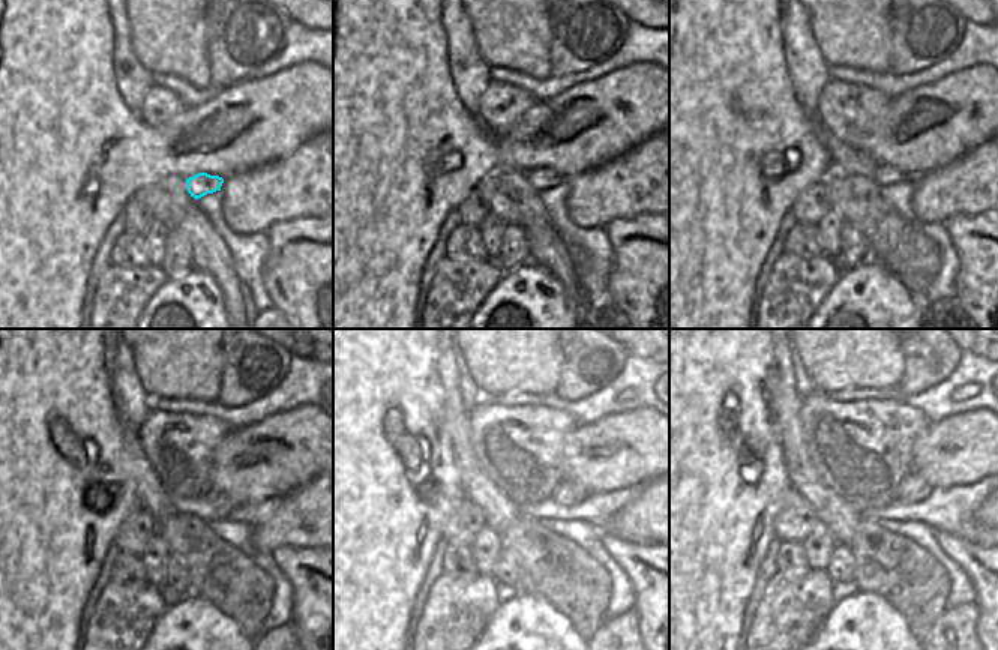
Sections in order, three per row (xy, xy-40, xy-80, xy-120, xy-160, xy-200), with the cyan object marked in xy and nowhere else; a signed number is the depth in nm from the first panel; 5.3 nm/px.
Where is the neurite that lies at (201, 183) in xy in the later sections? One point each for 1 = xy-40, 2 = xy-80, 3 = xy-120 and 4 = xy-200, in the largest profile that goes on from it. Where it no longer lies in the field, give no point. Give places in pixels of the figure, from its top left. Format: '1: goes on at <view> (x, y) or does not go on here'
1: goes on at xy-40 (541, 179)
2: goes on at xy-80 (884, 174)
3: goes on at xy-120 (222, 505)
4: goes on at xy-200 (913, 488)

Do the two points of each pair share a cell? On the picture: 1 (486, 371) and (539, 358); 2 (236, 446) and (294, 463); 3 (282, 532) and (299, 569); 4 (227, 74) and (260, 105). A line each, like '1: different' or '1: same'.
1: same
2: same
3: different
4: different

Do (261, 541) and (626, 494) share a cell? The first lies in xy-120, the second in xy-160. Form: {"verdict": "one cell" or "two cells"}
{"verdict": "two cells"}

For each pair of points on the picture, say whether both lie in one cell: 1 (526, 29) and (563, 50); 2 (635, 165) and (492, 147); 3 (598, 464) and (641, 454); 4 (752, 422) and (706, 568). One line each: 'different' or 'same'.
1: different
2: different
3: same
4: same

